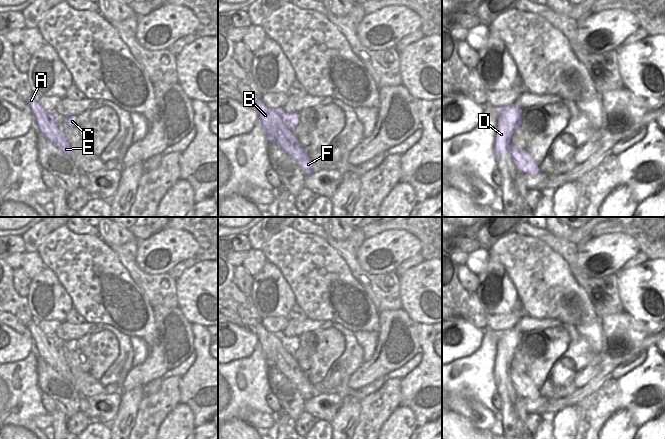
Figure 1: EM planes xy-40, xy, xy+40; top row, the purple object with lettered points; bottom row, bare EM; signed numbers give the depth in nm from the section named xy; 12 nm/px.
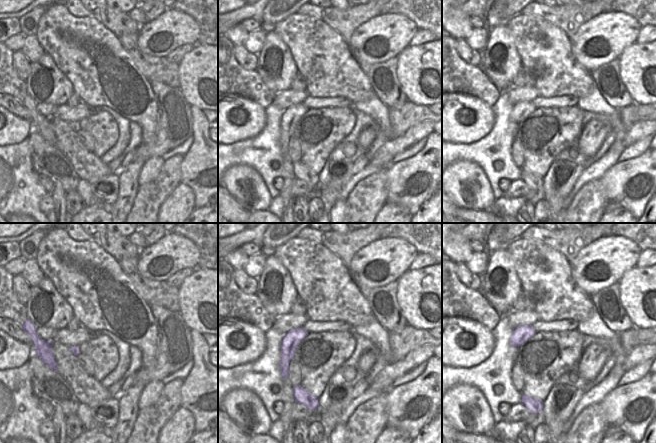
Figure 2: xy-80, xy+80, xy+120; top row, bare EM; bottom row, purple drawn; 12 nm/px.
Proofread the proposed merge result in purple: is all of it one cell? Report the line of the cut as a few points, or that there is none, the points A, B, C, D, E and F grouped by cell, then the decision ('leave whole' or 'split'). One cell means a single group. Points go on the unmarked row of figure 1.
cut in xy along (275, 334), (282, 346), (291, 355); A B E F / C D; split

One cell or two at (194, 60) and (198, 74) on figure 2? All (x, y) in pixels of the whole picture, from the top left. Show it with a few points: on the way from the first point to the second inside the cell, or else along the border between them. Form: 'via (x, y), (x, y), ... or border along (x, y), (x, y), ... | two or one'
via (197, 63), (198, 71) | one

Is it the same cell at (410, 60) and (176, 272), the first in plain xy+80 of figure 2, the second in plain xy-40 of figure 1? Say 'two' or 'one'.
two

